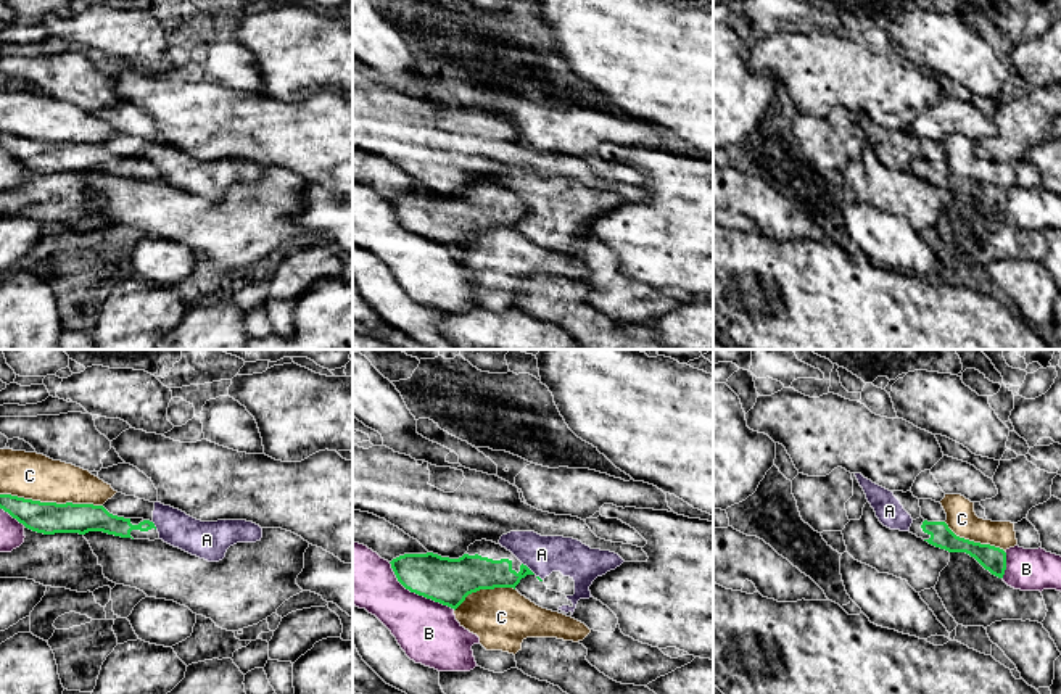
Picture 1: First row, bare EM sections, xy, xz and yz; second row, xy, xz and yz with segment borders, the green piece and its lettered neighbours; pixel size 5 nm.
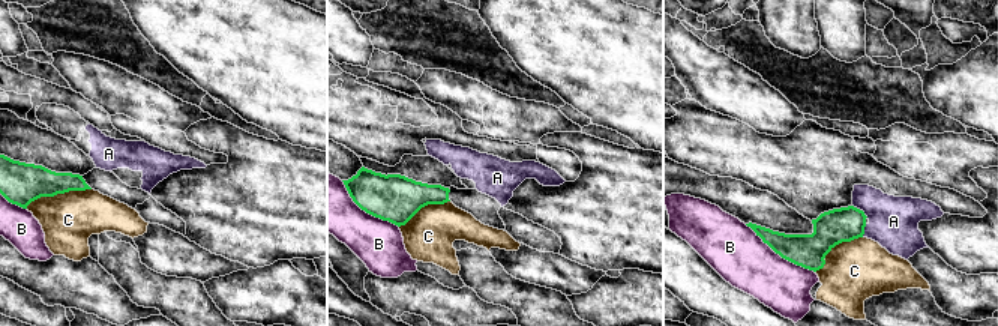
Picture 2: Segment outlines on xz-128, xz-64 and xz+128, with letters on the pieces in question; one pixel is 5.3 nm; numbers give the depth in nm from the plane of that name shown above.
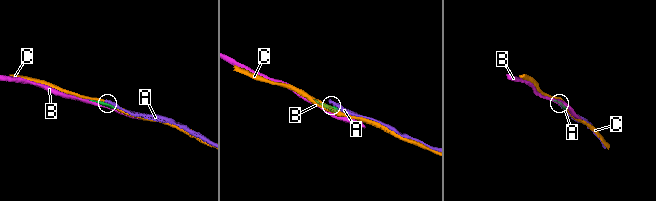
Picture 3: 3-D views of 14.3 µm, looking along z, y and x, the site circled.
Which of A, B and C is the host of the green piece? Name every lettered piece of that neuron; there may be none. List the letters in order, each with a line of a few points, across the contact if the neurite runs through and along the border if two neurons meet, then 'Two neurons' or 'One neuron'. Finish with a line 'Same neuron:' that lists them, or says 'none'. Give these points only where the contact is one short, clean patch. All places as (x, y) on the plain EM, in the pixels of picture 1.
A: Two neurons
B: Two neurons
C: Two neurons
Same neuron: none

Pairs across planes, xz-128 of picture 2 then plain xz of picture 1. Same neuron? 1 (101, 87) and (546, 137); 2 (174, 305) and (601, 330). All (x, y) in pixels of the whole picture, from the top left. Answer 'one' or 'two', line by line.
1: one
2: one

